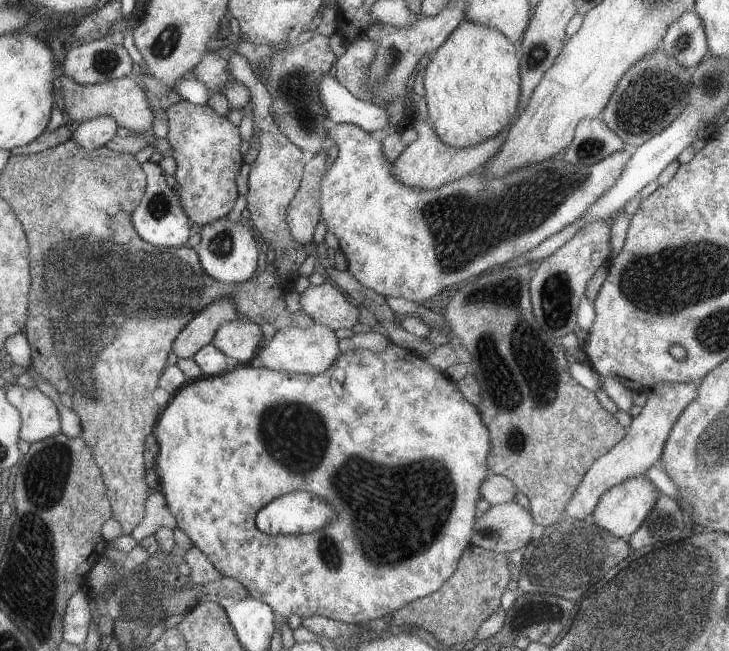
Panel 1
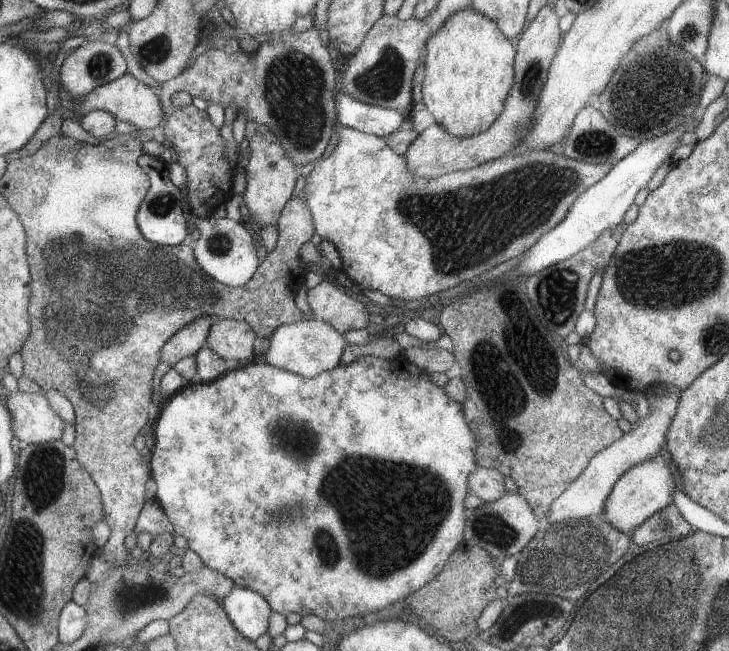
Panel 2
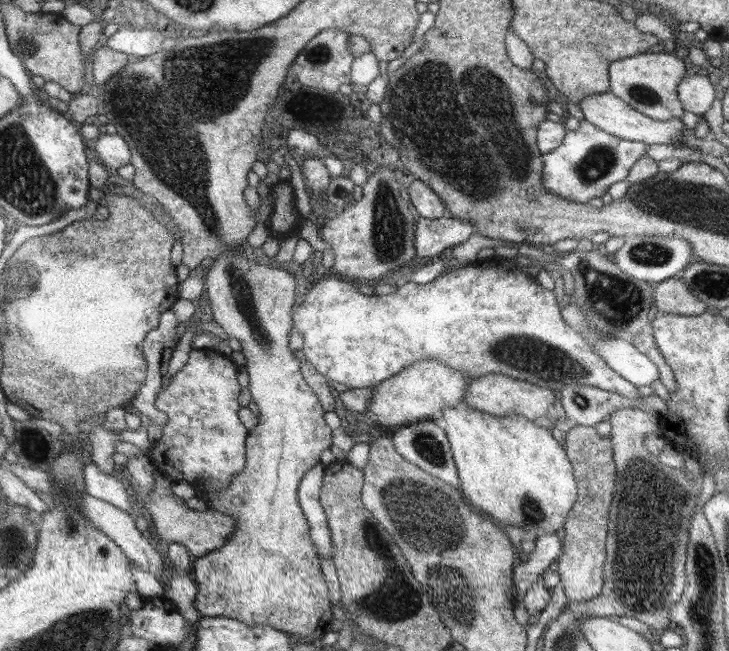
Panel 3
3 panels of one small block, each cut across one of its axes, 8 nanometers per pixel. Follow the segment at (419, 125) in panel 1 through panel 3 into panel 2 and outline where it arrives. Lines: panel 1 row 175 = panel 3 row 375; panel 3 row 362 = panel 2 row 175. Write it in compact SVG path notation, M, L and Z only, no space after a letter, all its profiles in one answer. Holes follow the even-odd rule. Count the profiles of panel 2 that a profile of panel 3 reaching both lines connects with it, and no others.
M553 3L544 4L533 20L528 20L525 28L515 39L518 53L515 54L514 84L511 85L505 106L494 124L485 132L472 137L455 137L437 123L429 125L413 139L403 154L412 175L434 179L450 172L463 172L465 169L517 151L515 146L532 120L532 114L538 104L538 94L546 82L550 62L557 56L561 42L561 32L557 28L557 20L560 17L553 10L553 5Z

